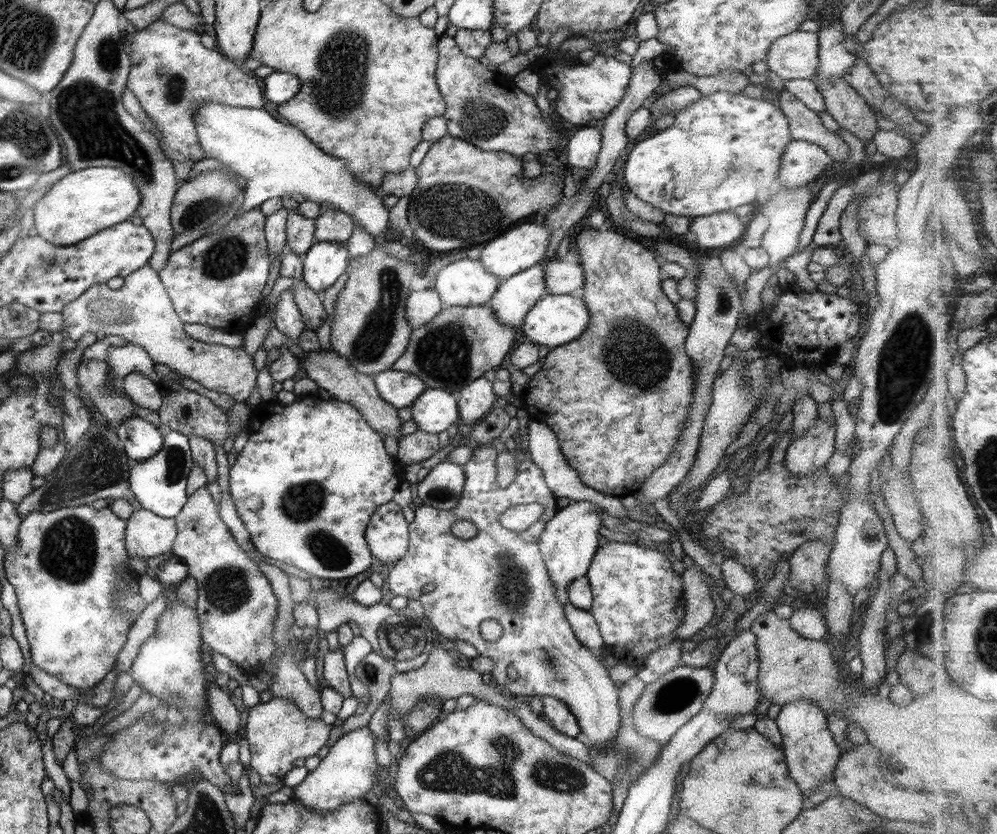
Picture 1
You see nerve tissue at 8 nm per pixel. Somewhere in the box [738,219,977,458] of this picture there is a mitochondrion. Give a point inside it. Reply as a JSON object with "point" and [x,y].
{"point":[901,372]}

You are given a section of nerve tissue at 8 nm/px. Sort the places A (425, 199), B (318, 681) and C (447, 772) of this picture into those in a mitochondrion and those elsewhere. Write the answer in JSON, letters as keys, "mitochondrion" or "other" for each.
{"A":"mitochondrion","B":"other","C":"mitochondrion"}

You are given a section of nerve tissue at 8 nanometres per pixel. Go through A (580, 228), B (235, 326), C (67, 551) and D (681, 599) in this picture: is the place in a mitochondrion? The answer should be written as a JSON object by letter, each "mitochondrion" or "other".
{"A":"other","B":"other","C":"mitochondrion","D":"other"}

